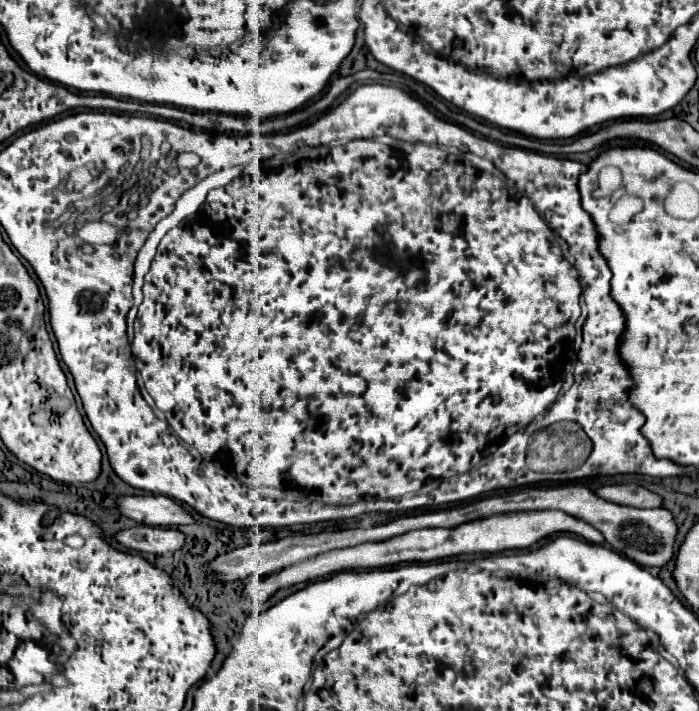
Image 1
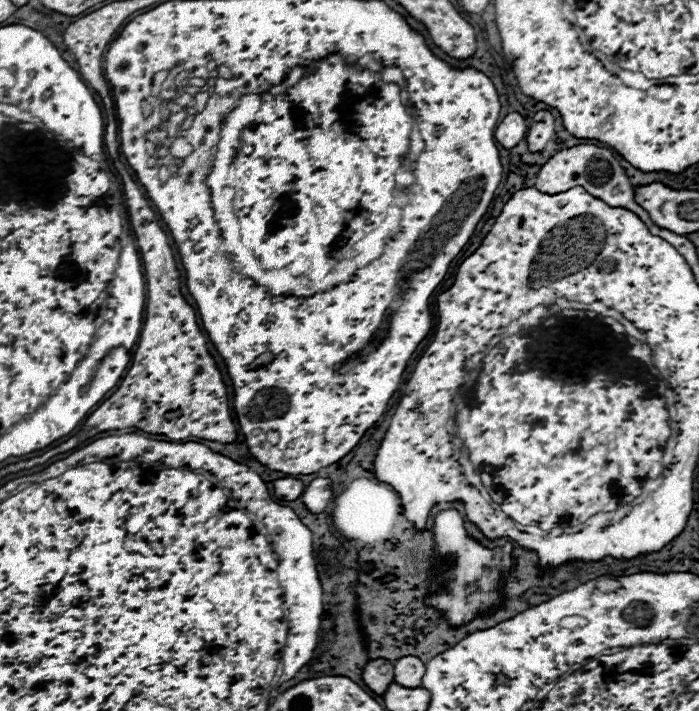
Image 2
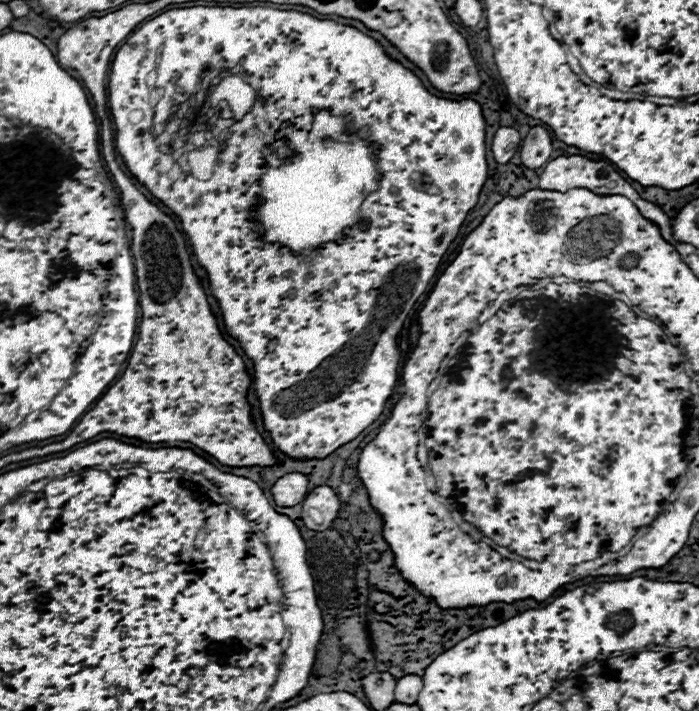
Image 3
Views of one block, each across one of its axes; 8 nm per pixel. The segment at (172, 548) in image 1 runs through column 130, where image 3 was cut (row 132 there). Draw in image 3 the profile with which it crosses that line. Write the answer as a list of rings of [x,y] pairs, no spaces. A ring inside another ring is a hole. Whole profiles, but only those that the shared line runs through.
[[[542,126],[530,128],[520,146],[522,164],[528,168],[540,168],[542,164],[548,162],[550,154],[552,154],[552,140],[548,130]]]

